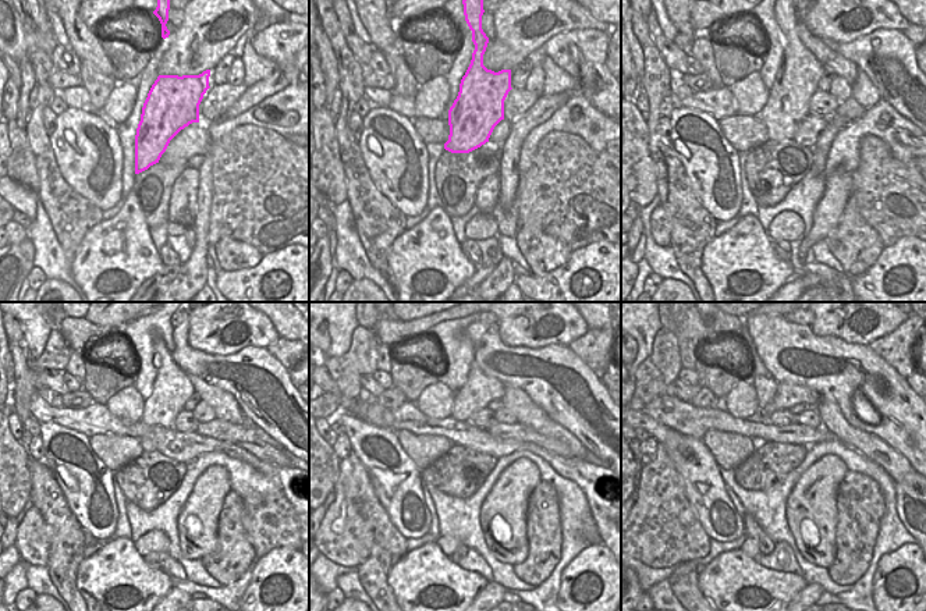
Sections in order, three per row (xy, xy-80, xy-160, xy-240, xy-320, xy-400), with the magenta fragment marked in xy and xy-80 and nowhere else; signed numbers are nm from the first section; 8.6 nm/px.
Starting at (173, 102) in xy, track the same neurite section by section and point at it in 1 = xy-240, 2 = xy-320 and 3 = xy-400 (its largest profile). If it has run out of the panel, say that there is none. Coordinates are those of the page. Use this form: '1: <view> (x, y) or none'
1: xy-240 (171, 389)
2: xy-320 (479, 390)
3: xy-400 (787, 395)

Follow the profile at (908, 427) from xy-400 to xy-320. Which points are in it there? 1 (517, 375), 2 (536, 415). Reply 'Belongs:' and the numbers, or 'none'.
Belongs: 1

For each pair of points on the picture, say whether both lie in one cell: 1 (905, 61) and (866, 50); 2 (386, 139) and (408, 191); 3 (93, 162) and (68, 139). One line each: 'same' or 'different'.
1: same
2: same
3: same

